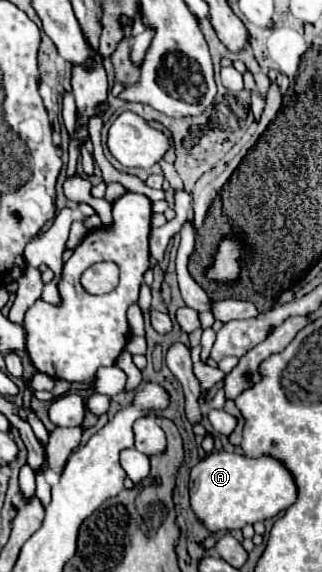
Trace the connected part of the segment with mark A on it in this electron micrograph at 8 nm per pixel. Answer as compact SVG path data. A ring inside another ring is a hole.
M213 451L201 459L189 477L189 503L195 517L211 531L233 531L247 523L265 521L279 515L297 499L291 473L273 457L245 457L237 453Z

